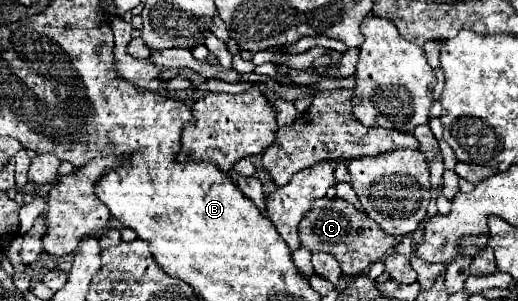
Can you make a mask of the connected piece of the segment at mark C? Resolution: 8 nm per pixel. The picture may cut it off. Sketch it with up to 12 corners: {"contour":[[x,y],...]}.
{"contour":[[340,198],[300,220],[300,246],[354,278],[398,242]]}

